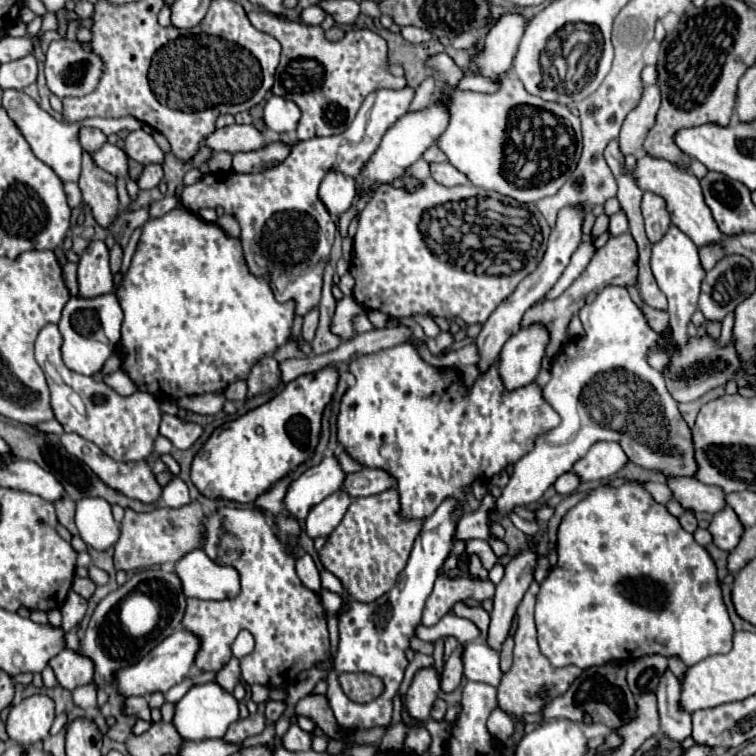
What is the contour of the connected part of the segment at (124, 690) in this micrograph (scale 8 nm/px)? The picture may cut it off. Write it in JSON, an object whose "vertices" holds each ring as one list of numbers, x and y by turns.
{"vertices":[[178,630,170,634,168,638,164,638,156,648,152,648,140,662,116,670,114,672,116,692,126,698,128,696,150,696,152,692,166,692,188,676,196,652,198,652,198,638,190,636,190,632,186,630]]}

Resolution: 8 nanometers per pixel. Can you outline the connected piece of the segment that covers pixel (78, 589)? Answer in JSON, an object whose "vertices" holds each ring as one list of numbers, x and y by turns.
{"vertices":[[75,577,72,584,72,590,88,600,95,592,96,585,89,578]]}

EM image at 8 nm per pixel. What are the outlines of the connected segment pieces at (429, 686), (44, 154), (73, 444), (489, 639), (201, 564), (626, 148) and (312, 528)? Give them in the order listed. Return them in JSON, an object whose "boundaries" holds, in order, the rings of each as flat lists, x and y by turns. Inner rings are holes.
{"boundaries":[[[424,668,414,676,412,686,406,692,406,706,410,716,424,726,430,720,430,710,440,692,440,678,436,668]],[[4,90,2,96,2,106,8,112,10,120,18,126,20,134,26,138,26,142,30,144,30,148,34,150,34,154,48,164,56,176,62,182,78,182,80,178,80,160,82,160,82,148,78,144,78,130,80,130,80,122,58,122,54,120,46,110,42,110,34,98,30,98,24,92,18,90]],[[62,434,62,446,72,454,76,456,78,460,82,460,86,466,90,466,90,470,106,484,110,486,112,490,128,496,128,498,134,498,134,500,140,500,142,504,156,504,160,498,162,498,162,486,158,484,154,472,152,472,152,464,148,460,140,460,140,462,116,462,112,460,110,456,106,456,94,442,88,442,84,440,82,436,78,434]],[[532,548,522,550,506,566,504,578,496,586,494,610,490,612,490,628,488,628,488,636,486,636,486,644,496,652,500,652,504,640,508,638,516,608,522,602,522,596,528,590,530,582,534,580,534,576,532,576,534,566,536,566,534,550]],[[202,548,184,554,176,566,176,576,182,582,186,596,202,600,224,600,238,594,238,572,230,566,214,564]],[[646,86,638,106,626,116,618,136,620,152,624,156,630,156,630,154,636,156,642,152,644,138,648,130,654,126,654,112,658,110,658,104,660,104,658,86]],[[338,490,334,494,330,494,328,498,324,498,320,504,316,504,308,516,306,516,306,534,310,538,318,538,318,536,328,536,342,520,342,516,346,514,346,508,350,506,350,496,346,496,344,490]]]}

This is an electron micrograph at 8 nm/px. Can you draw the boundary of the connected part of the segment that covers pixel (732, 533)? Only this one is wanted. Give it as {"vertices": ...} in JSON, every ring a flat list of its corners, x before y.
{"vertices":[[728,506,722,508,720,512,716,512,710,526,708,526,714,546,718,546,720,550,726,550,726,552,730,552,738,544,742,530,744,530,744,526,738,524,734,510]]}

